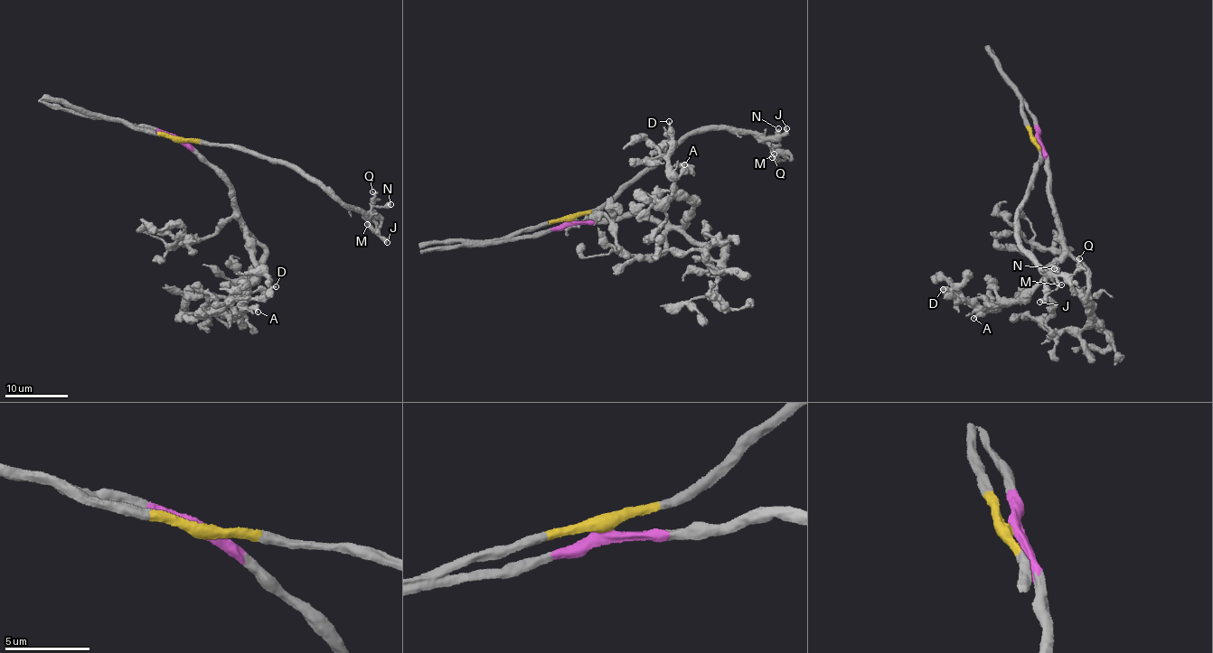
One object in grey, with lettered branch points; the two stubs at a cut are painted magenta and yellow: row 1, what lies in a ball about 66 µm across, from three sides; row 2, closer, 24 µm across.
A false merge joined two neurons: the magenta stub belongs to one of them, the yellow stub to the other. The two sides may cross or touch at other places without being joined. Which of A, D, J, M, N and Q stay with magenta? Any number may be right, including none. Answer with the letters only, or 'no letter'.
A, D

